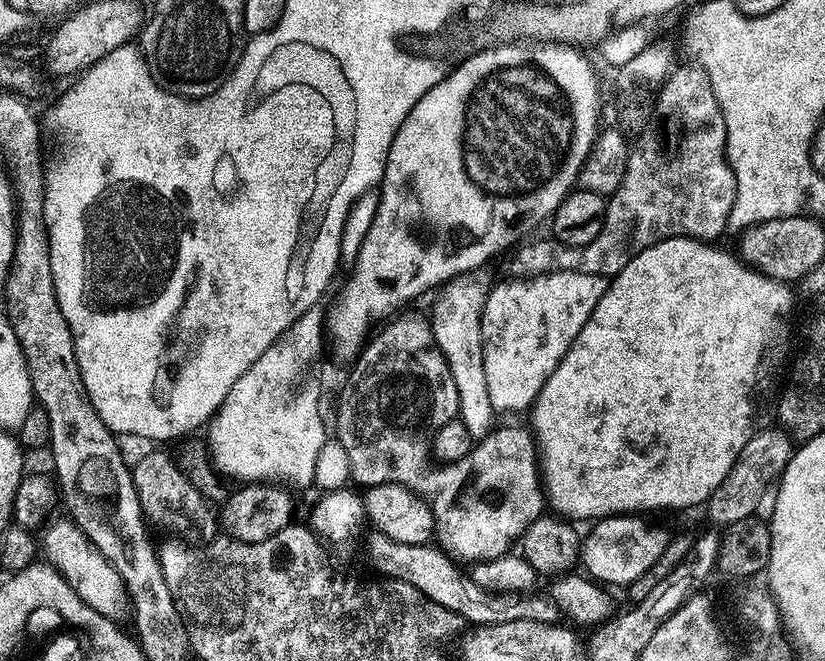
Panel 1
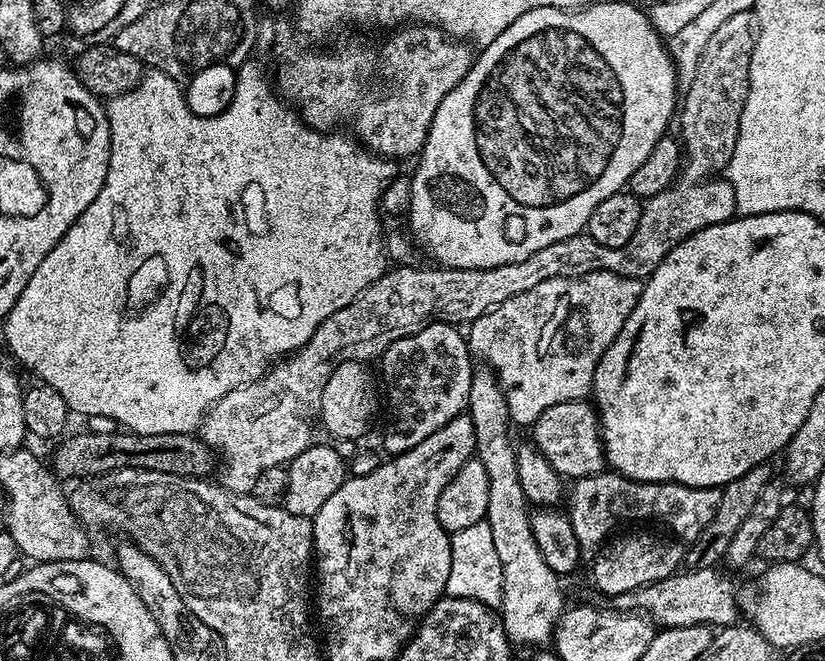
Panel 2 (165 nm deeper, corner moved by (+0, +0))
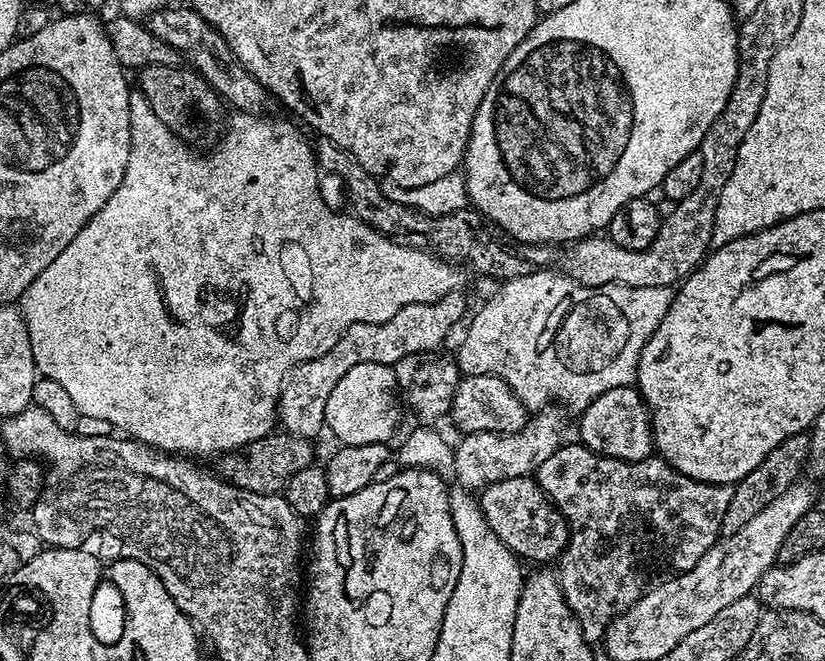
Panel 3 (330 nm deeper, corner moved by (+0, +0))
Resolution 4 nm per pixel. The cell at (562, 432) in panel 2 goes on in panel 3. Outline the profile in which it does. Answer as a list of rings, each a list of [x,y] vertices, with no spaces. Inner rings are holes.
[[[635,386],[606,390],[594,398],[579,413],[579,443],[585,444],[591,452],[599,456],[609,456],[619,460],[647,460],[653,455],[652,414],[647,404],[640,397],[640,389]]]

